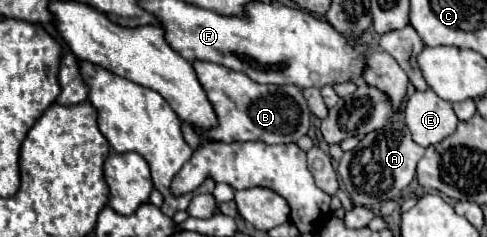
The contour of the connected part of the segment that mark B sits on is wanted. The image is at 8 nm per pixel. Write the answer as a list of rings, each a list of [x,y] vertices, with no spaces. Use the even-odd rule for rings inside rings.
[[[195,61],[195,73],[201,83],[201,87],[207,93],[209,103],[213,105],[213,111],[217,115],[217,127],[211,129],[199,129],[199,137],[207,137],[209,141],[223,141],[223,143],[233,143],[233,141],[263,141],[263,143],[295,143],[301,139],[309,125],[311,125],[311,113],[307,109],[305,97],[299,87],[295,85],[259,85],[251,81],[245,73],[231,71],[223,65],[217,63],[207,63],[207,61]]]

